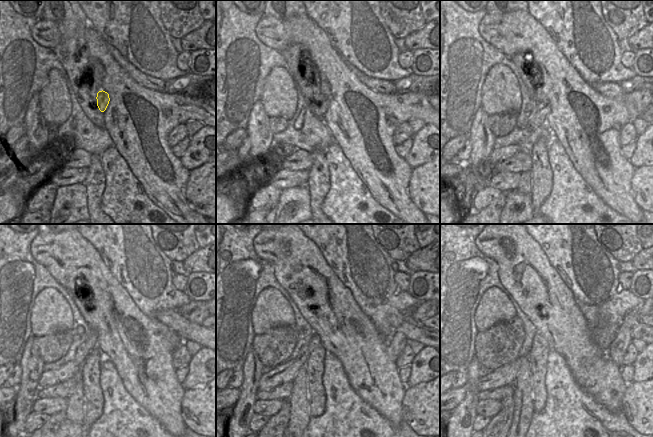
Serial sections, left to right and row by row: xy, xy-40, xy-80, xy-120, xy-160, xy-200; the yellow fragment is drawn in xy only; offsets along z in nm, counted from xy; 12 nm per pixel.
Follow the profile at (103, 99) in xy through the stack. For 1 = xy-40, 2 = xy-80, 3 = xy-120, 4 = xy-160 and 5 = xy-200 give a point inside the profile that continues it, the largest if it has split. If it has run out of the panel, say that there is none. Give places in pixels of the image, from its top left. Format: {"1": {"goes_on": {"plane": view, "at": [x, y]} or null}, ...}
{"1": {"goes_on": {"plane": "xy-40", "at": [318, 109]}}, "2": {"goes_on": {"plane": "xy-80", "at": [543, 106]}}, "3": {"goes_on": {"plane": "xy-120", "at": [68, 370]}}, "4": {"goes_on": {"plane": "xy-160", "at": [286, 372]}}, "5": {"goes_on": {"plane": "xy-200", "at": [505, 375]}}}

